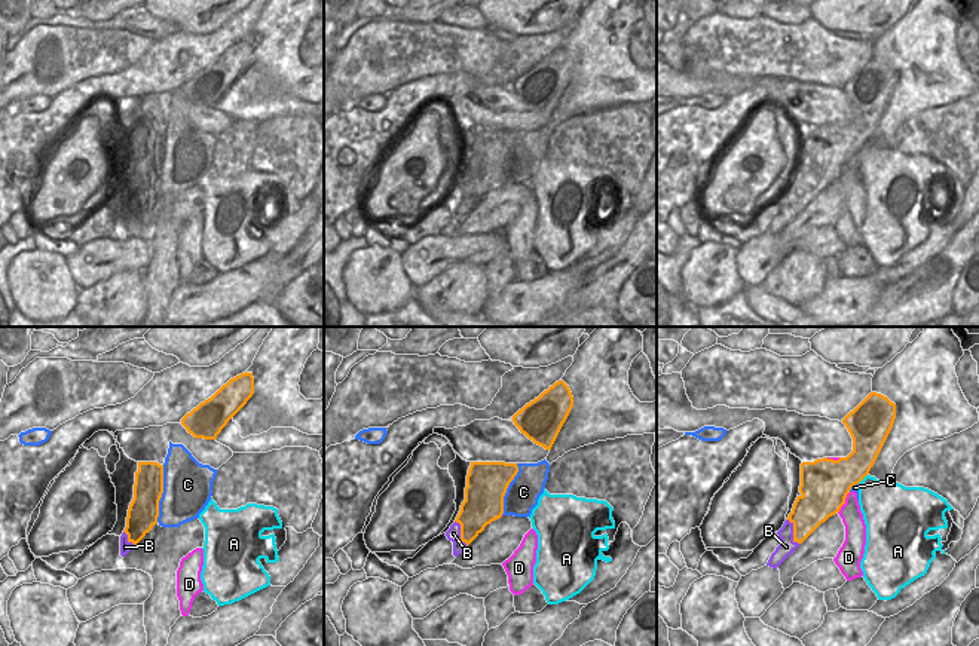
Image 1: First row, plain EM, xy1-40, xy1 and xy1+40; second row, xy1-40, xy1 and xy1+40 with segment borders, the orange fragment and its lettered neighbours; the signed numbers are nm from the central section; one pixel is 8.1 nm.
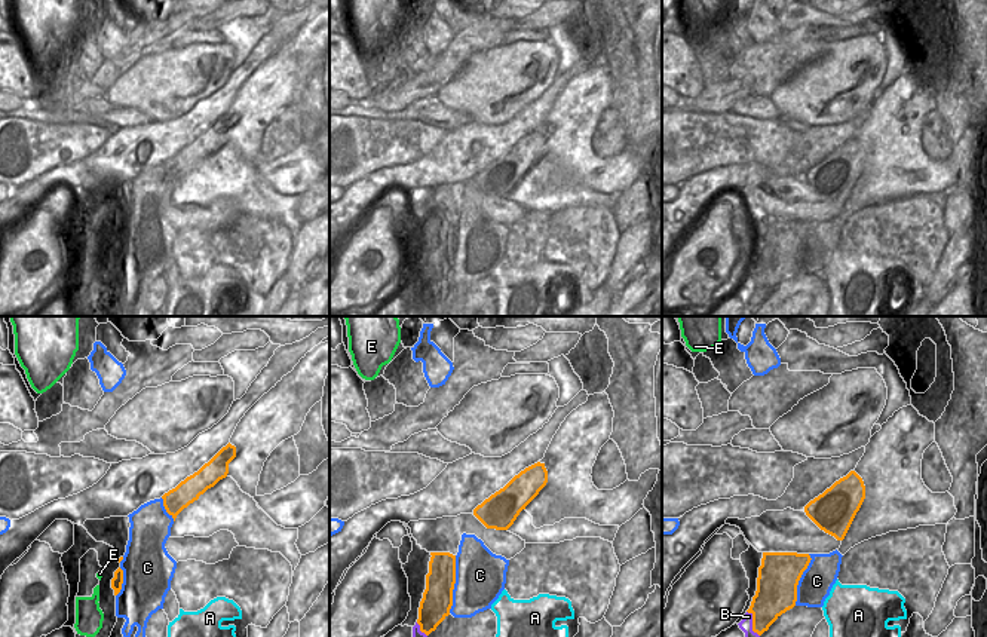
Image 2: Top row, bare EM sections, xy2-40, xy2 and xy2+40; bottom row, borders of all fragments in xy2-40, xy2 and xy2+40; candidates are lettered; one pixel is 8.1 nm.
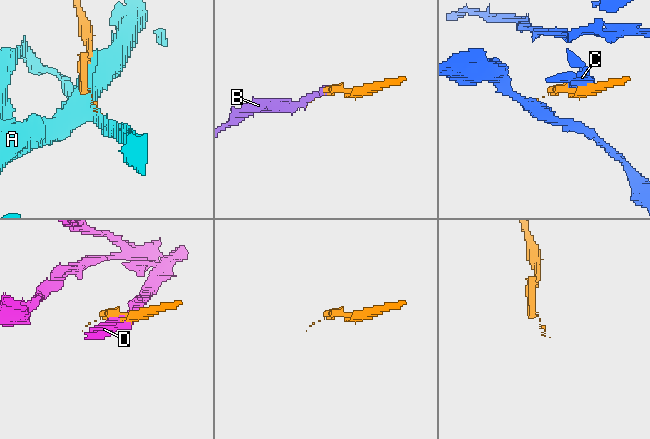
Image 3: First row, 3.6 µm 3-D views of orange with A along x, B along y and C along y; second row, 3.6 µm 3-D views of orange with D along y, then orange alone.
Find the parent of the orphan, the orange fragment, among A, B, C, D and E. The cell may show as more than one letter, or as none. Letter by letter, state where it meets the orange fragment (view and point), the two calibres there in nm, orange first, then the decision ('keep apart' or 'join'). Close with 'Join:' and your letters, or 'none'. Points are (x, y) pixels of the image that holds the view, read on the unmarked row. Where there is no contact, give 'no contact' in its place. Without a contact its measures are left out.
A: contact xy1+40 (862, 146); calibres 340 and 360 nm; keep apart
B: contact xy1 (461, 201); calibres 280 and 120 nm; join
C: contact xy1-40 (162, 159); calibres 260 and 400 nm; keep apart
D: contact xy1+40 (844, 170); calibres 400 and 170 nm; keep apart
E: no contact; keep apart
Join: B

